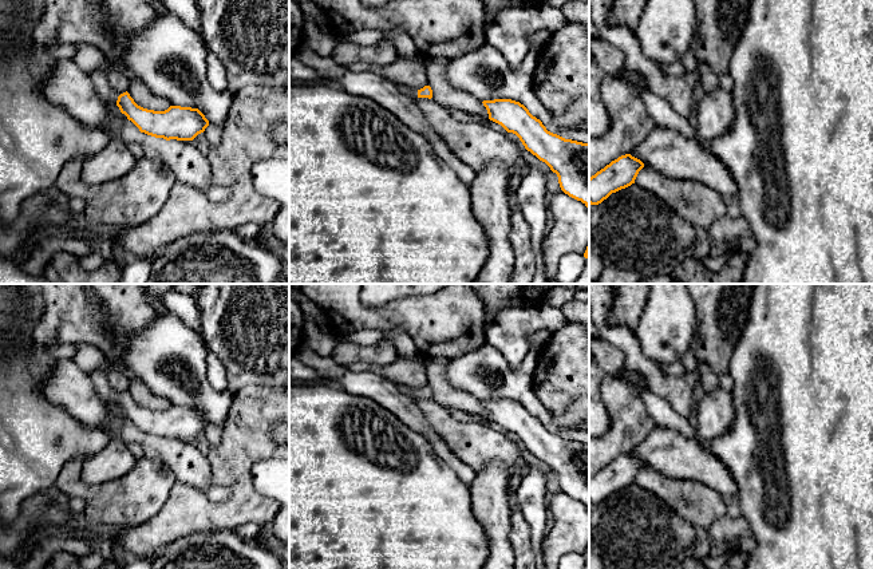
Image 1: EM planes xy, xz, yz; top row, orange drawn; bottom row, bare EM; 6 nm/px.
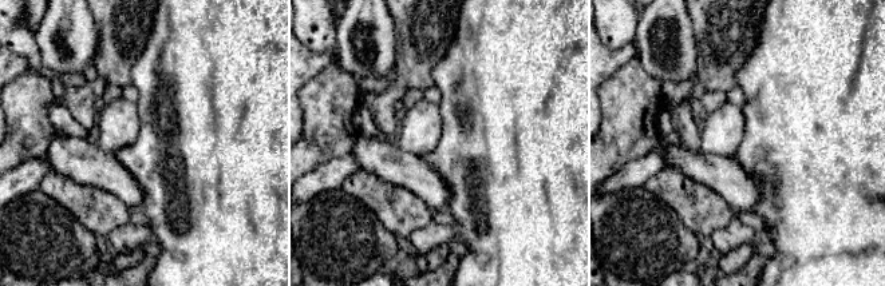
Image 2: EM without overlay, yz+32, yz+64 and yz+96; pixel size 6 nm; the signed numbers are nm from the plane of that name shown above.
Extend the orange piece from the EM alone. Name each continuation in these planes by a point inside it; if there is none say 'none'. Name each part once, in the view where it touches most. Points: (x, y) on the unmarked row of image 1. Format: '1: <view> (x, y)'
1: xy (99, 378)

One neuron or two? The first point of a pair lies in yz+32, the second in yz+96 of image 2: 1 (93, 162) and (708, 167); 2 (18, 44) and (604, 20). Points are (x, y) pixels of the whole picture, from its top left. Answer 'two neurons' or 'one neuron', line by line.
1: one neuron
2: one neuron

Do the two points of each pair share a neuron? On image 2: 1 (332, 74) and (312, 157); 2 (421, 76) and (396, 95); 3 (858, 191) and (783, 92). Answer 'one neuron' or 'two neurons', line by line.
1: one neuron
2: one neuron
3: one neuron

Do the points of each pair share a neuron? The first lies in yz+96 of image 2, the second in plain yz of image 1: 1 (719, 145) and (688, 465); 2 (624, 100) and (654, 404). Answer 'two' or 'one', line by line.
1: two
2: two

